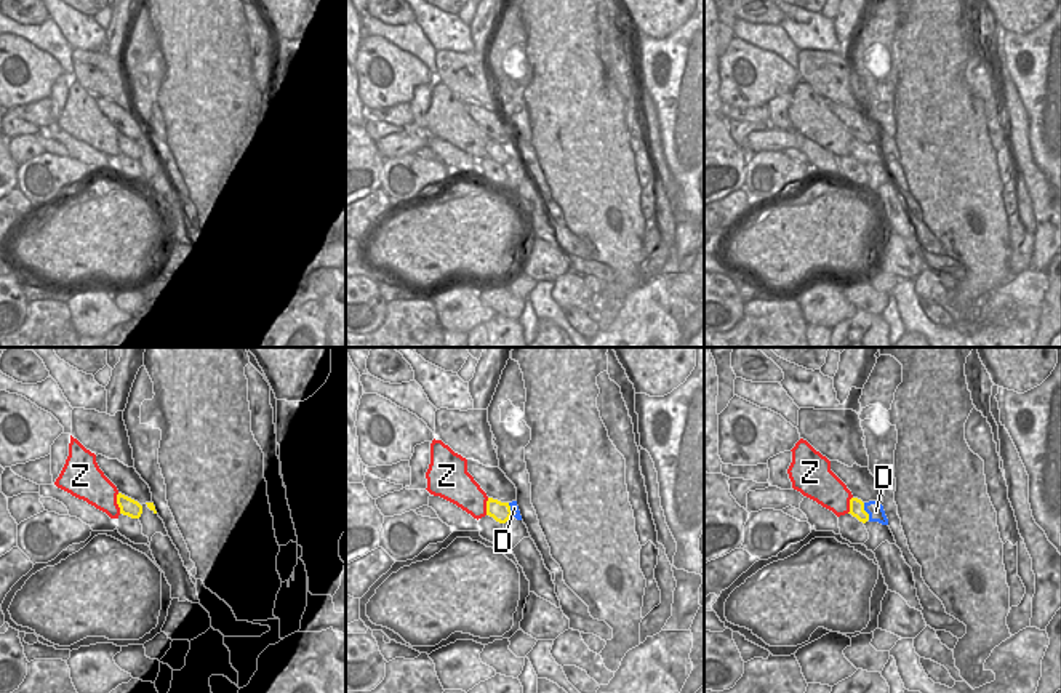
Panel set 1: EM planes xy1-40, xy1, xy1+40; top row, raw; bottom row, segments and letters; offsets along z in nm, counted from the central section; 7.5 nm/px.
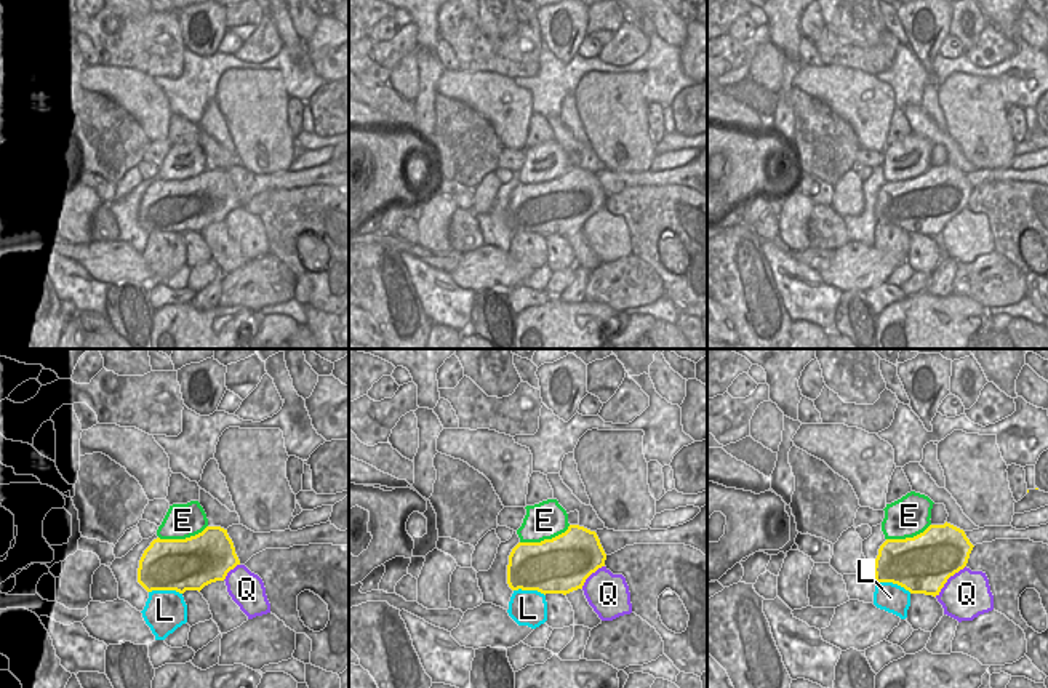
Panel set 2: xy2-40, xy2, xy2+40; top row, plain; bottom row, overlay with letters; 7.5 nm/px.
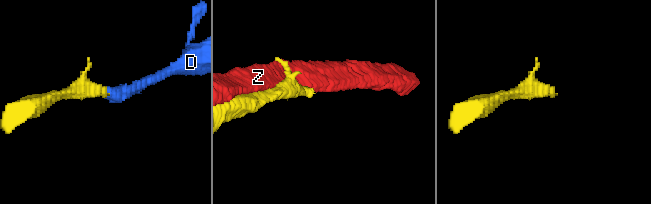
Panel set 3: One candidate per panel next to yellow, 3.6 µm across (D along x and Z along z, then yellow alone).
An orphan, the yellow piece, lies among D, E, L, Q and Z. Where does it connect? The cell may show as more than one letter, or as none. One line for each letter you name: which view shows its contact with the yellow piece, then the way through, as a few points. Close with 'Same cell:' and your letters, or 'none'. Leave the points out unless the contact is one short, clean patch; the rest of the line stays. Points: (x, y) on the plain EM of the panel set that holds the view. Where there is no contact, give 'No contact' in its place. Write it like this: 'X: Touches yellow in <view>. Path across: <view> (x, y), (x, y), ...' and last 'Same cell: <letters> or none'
D: Touches yellow in xy1+40. Path across: xy1+40 (856, 148), (864, 152), (876, 152)
Same cell: D

